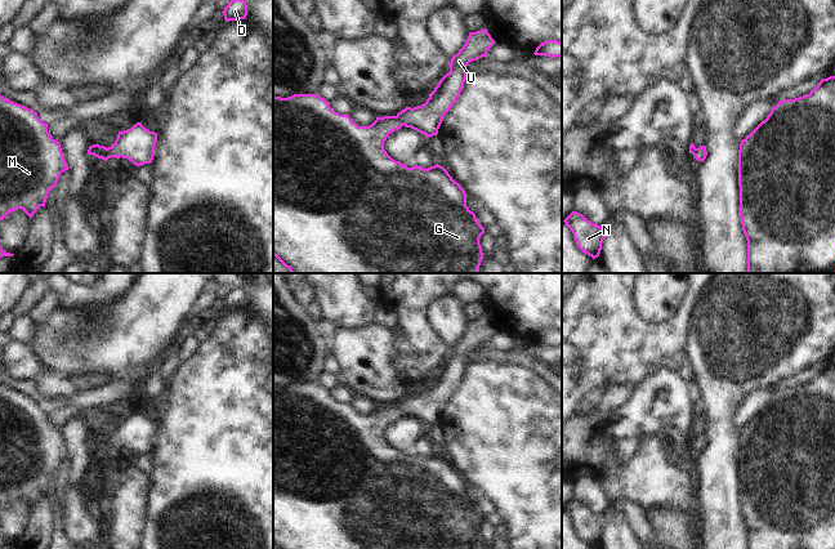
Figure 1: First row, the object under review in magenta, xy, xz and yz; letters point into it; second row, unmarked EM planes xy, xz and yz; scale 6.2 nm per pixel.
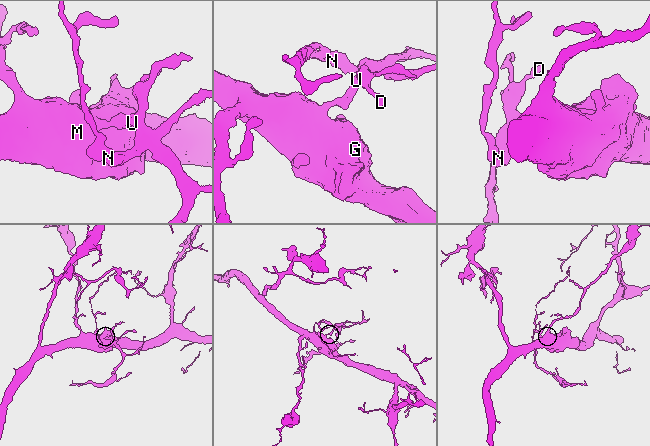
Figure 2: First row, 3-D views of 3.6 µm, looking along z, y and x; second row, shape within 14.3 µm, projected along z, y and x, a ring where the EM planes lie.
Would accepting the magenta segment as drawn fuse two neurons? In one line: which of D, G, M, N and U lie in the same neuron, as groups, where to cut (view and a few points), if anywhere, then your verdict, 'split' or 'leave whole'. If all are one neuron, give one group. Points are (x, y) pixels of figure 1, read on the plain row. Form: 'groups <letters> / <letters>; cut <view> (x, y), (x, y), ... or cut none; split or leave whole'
groups D G M N U; cut none; leave whole

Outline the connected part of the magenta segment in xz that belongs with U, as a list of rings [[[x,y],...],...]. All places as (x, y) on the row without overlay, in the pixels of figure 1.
[[[487,317],[469,321],[466,331],[448,352],[450,361],[439,369],[424,393],[414,397],[406,396],[396,405],[376,406],[369,415],[358,415],[349,403],[340,403],[332,400],[330,390],[317,381],[294,383],[287,387],[273,385],[273,544],[278,549],[482,549],[485,543],[482,541],[479,527],[485,522],[485,515],[478,512],[475,503],[466,495],[466,482],[461,474],[438,452],[428,458],[418,454],[407,456],[393,448],[384,438],[384,430],[390,421],[403,414],[424,423],[427,427],[437,424],[443,405],[450,400],[464,376],[468,365],[465,361],[466,354],[473,349],[487,345],[487,340],[494,332],[495,329]]]

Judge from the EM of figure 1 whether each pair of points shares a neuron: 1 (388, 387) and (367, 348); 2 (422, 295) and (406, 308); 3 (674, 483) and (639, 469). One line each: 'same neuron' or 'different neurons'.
1: same neuron
2: same neuron
3: same neuron

